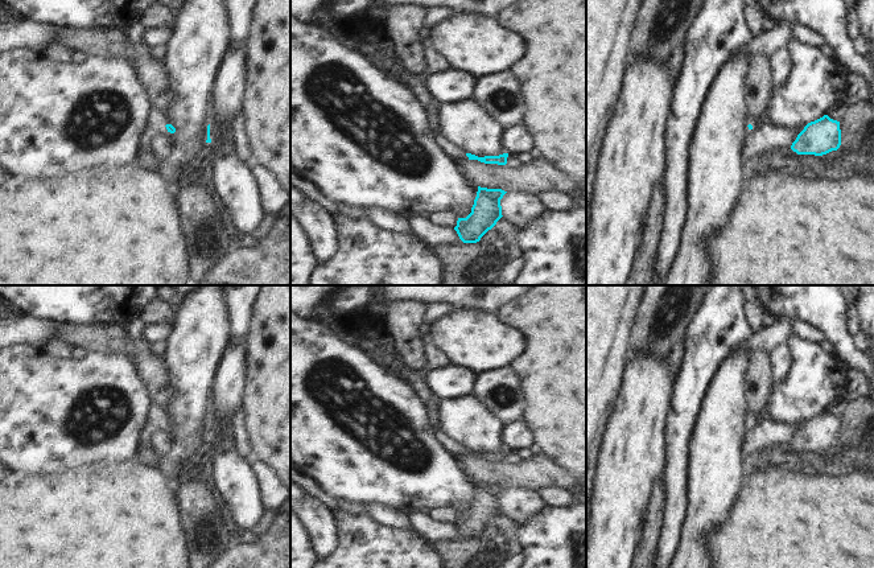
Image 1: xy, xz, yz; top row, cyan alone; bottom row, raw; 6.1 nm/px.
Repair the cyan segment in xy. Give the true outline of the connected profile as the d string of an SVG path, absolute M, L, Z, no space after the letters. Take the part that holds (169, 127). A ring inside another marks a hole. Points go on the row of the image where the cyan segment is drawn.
M156 104L151 107L148 119L148 128L152 128L156 133L165 133L166 136L172 136L176 132L176 128L170 124L170 120L165 112Z

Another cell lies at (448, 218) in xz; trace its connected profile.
M454 210L433 211L426 215L432 225L440 227L454 229L457 226L458 215Z

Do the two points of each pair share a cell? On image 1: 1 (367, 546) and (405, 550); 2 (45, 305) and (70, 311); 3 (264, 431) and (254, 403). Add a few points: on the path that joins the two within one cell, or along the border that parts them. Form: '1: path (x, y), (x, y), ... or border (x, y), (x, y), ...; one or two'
1: path (376, 550), (396, 550); one
2: path (52, 305), (64, 305); one
3: path (263, 424), (260, 422), (260, 410); one

